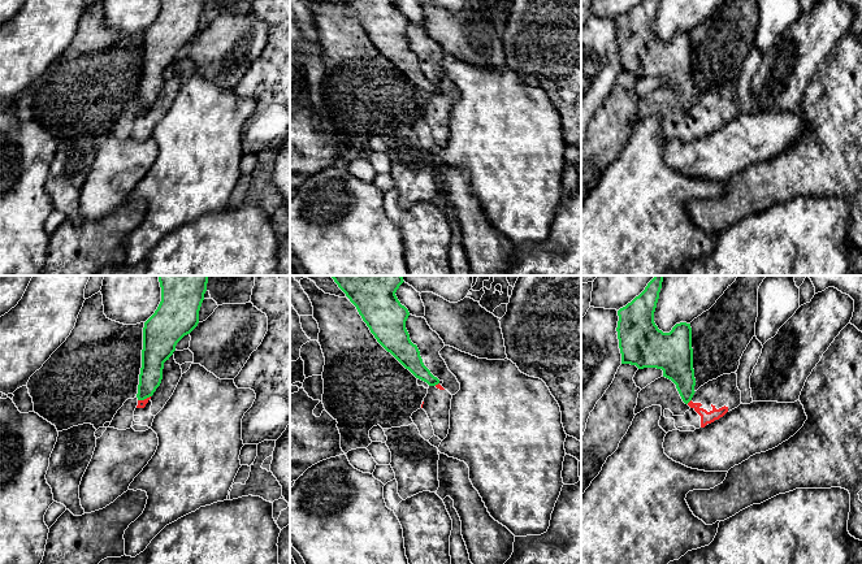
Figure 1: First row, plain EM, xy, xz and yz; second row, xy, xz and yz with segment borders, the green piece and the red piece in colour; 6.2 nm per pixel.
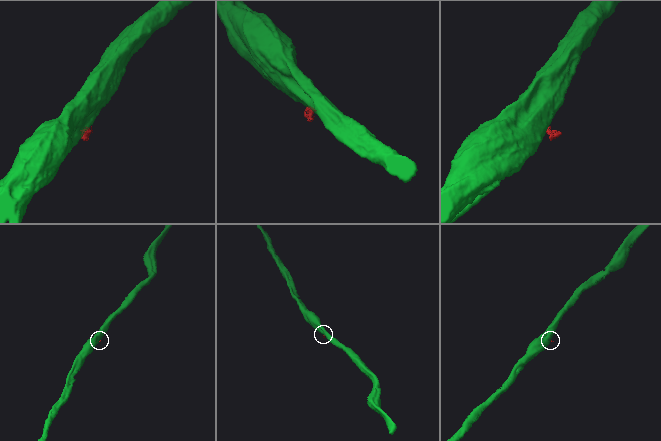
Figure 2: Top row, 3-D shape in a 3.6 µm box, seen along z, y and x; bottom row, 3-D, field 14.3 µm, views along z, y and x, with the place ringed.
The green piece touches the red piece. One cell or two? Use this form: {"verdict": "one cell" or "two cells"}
{"verdict": "two cells"}

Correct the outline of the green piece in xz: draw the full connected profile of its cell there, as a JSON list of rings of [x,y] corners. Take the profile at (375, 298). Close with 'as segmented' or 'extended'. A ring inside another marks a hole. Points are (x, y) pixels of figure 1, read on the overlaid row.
[[[330,276],[338,287],[346,294],[356,307],[363,321],[369,327],[377,342],[390,352],[406,369],[416,378],[436,386],[439,379],[434,377],[424,365],[420,351],[410,339],[406,321],[410,316],[408,309],[400,304],[395,292],[404,282],[402,276]]]; as segmented

